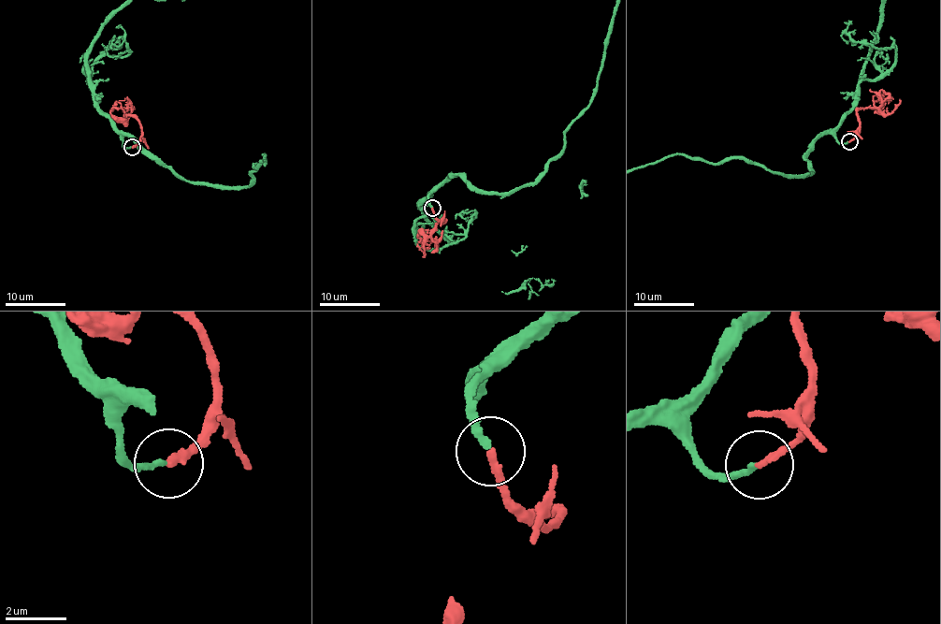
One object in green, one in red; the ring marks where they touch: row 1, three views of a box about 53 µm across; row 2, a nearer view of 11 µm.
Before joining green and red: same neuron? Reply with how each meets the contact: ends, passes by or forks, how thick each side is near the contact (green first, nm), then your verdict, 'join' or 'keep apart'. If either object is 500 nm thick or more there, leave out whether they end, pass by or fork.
green ends; red ends; calibres 190 and 240 nm; join

